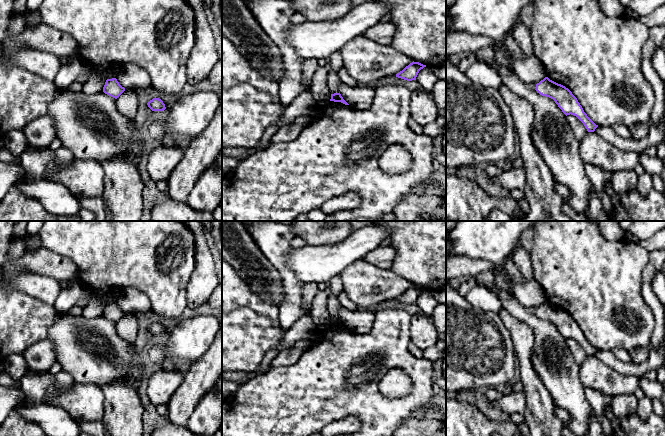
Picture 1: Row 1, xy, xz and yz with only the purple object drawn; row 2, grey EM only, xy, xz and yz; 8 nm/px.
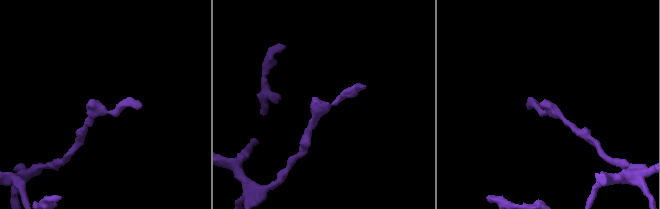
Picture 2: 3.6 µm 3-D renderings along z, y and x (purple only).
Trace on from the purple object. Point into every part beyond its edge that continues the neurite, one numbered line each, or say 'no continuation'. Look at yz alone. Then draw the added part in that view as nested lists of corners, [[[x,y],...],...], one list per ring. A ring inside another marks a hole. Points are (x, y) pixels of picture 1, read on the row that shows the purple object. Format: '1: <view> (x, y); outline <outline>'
no continuation

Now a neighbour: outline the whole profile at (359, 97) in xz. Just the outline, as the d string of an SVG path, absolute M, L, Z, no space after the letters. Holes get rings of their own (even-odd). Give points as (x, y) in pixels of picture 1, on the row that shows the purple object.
M343 83L339 85L339 93L349 106L359 110L368 109L375 96L375 90L369 86L350 87Z

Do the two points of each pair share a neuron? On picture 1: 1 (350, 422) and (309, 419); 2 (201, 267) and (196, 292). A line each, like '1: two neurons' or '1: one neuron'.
1: two neurons
2: one neuron

